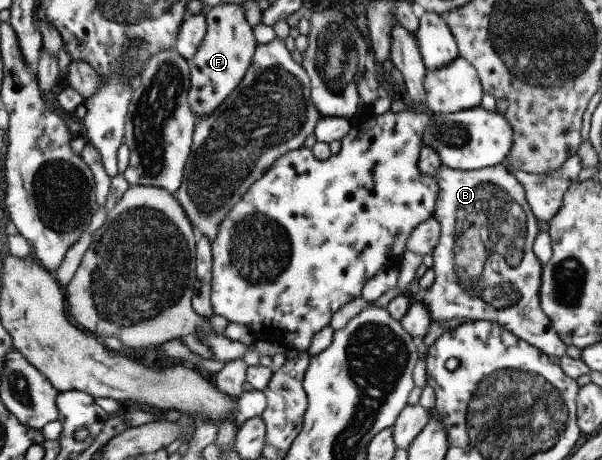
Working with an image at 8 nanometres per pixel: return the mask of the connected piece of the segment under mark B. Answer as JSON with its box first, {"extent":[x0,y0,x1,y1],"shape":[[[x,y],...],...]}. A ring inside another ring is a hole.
{"extent":[413,163,568,359],"shape":[[[506,163],[471,171],[442,165],[435,176],[440,196],[434,219],[439,220],[442,228],[439,243],[432,253],[435,280],[427,290],[413,289],[413,302],[423,302],[431,310],[433,321],[469,319],[497,322],[546,355],[560,359],[568,355],[568,345],[554,330],[551,319],[542,308],[544,266],[534,252],[534,245],[543,225],[531,210],[526,187],[510,172]]]}

